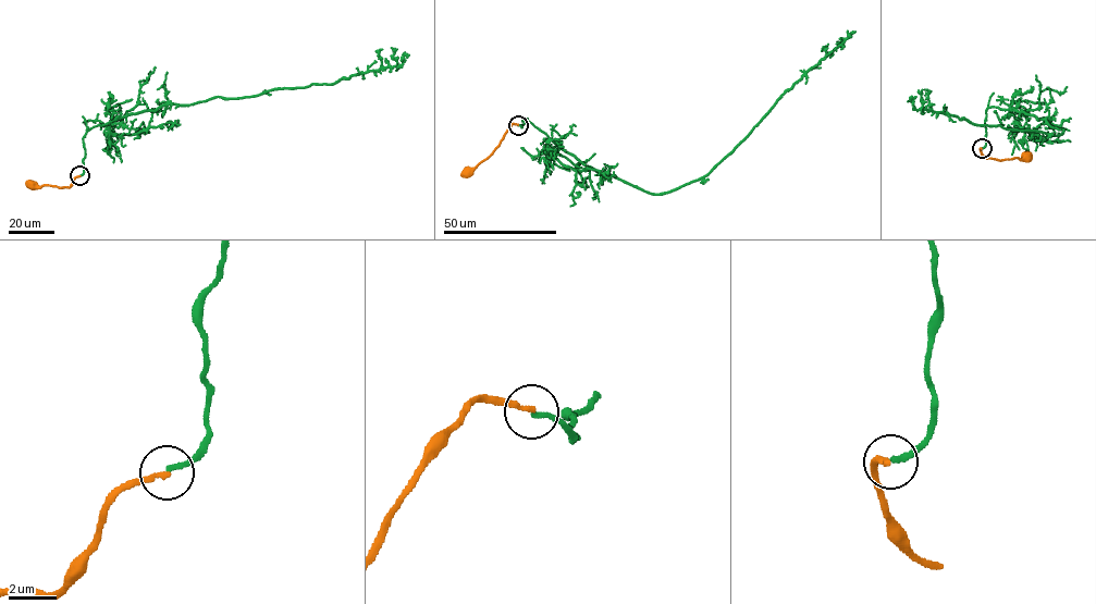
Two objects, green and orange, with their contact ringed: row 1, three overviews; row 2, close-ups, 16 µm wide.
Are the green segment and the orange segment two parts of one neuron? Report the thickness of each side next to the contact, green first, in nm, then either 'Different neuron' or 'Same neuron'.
Thickness 200 nm (green) against 220 nm. Different neuron

